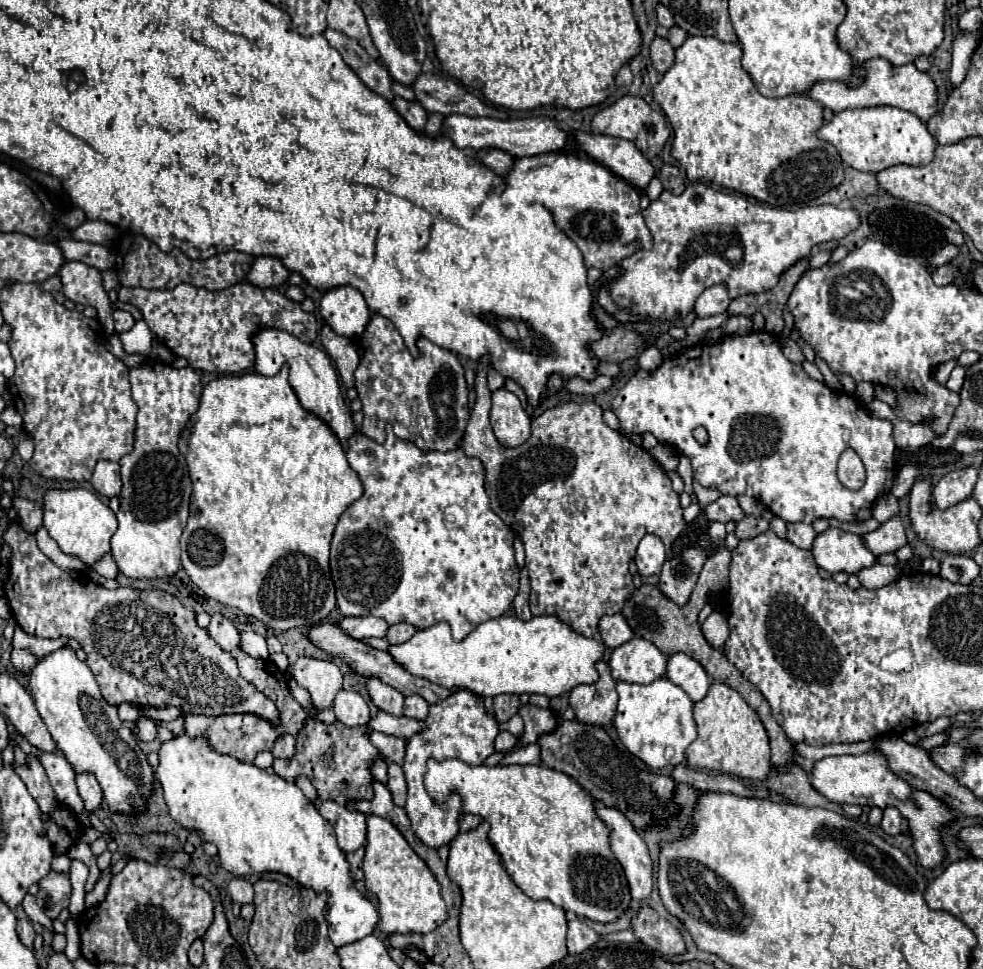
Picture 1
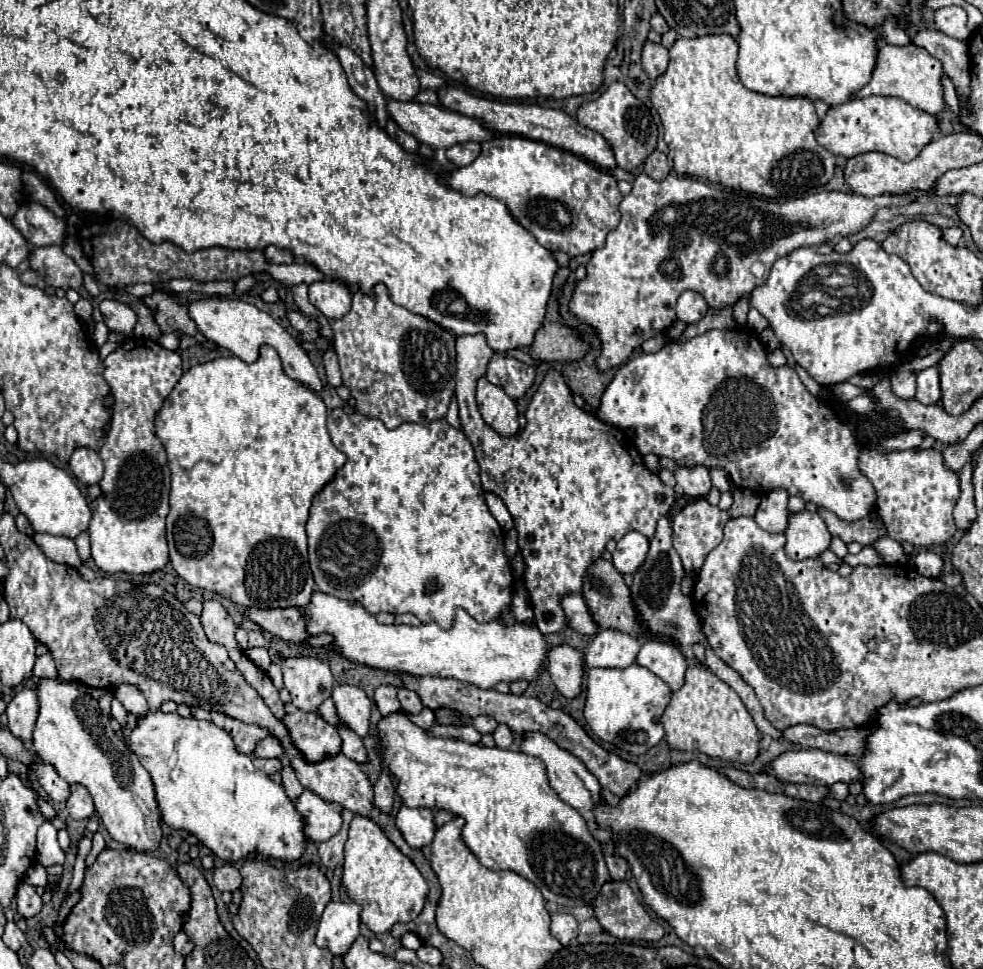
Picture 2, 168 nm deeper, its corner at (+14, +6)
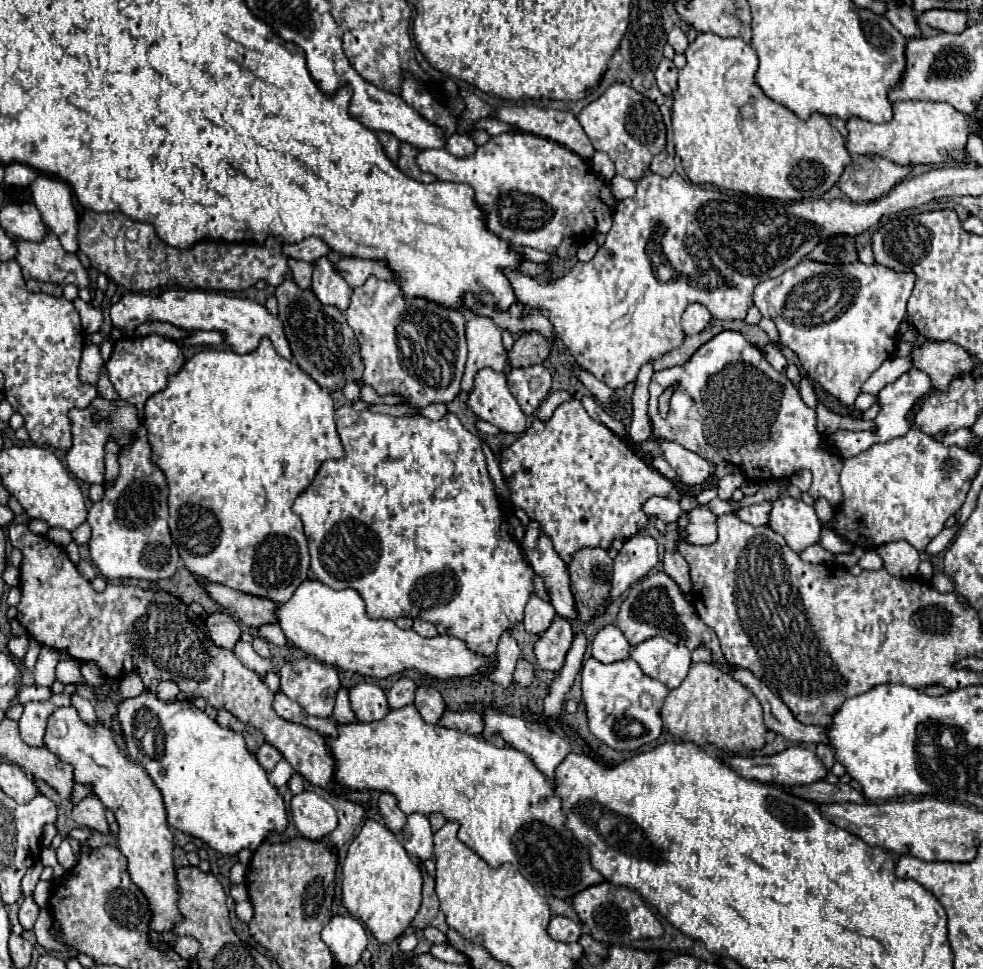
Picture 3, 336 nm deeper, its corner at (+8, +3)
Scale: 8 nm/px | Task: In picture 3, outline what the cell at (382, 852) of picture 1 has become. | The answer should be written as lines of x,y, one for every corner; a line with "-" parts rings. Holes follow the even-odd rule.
367,820
351,842
343,864
343,906
351,916
365,924
365,928
381,944
399,938
415,918
421,906
421,870
409,858
403,844
377,820

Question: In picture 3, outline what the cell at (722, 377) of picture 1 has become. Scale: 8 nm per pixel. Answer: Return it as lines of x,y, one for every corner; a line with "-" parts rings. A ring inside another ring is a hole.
725,330
703,344
683,366
655,372
649,394
653,438
675,440
711,464
731,462
753,482
787,478
799,468
807,468
813,474
809,496
827,498
833,508
841,504
839,472
843,468
843,458
829,450
819,450
823,436
817,432
815,410
803,404
799,390
787,376
777,372
761,350
747,342
741,332
-
671,386
675,388
671,408
669,414
661,418
657,400
663,390

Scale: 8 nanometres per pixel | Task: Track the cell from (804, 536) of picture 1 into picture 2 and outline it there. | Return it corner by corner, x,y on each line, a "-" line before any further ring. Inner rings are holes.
783,489
771,491
763,495
763,501
755,513
755,521
761,529
769,533
783,533
785,525
789,525
789,511
787,511
787,493

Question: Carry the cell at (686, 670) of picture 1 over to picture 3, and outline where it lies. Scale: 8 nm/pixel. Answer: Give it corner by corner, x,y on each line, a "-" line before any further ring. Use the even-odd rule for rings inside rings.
653,636
637,644
631,652
631,658
639,664
639,668
667,688
677,688
689,672
691,652
681,644
671,644
661,636

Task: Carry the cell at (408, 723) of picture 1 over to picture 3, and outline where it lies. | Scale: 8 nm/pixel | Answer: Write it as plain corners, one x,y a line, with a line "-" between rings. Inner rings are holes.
467,710
467,712
445,712
443,718
441,718
441,726
457,728
457,730
473,734
473,736
483,732
481,714
473,712
473,710

